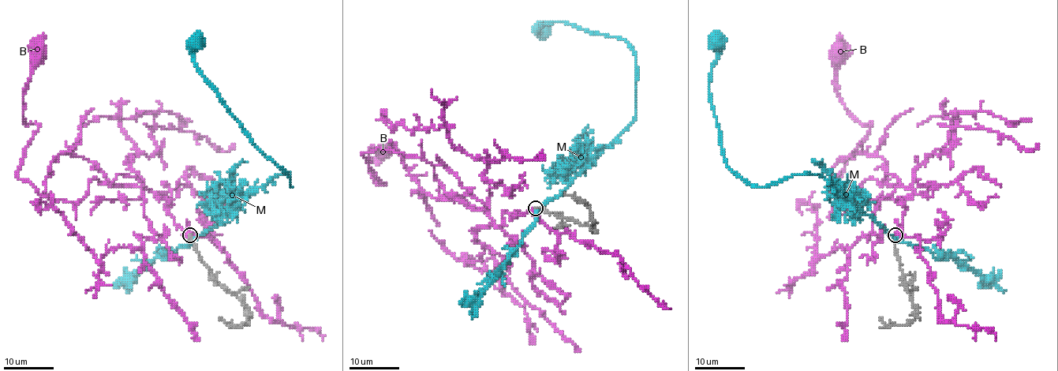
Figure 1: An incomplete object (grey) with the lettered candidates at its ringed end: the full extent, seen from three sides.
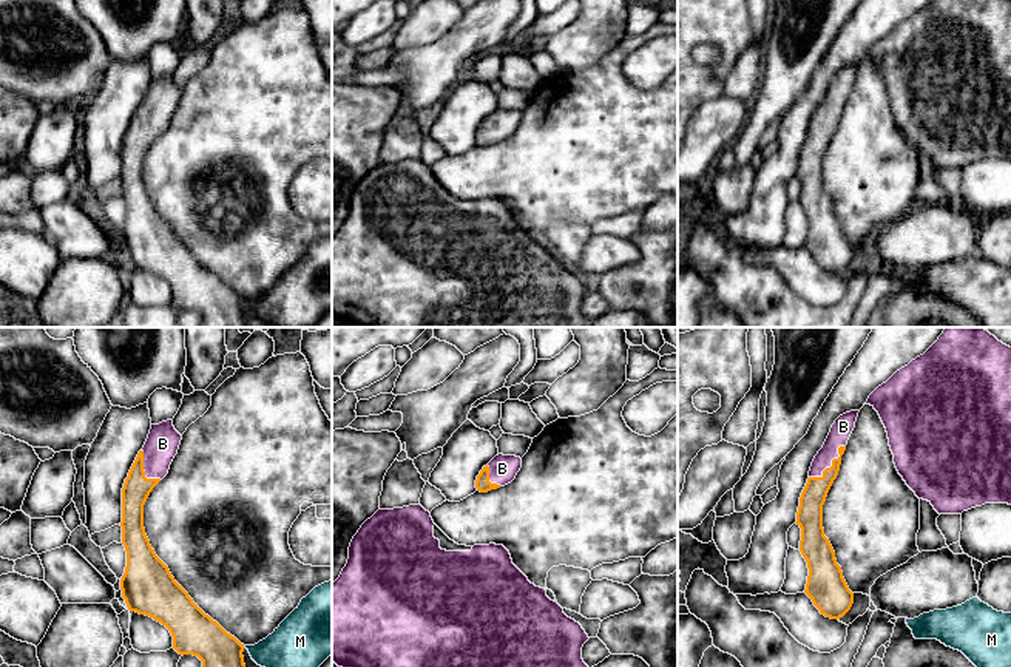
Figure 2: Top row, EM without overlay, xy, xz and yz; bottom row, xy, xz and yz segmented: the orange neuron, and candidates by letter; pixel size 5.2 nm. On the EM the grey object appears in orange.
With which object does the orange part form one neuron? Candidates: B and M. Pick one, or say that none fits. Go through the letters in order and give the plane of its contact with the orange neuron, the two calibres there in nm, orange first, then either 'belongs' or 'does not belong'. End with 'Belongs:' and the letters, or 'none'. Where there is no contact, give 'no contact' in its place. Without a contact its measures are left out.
B: contact in yz; calibres 130 and 110 nm; belongs
M: no contact; does not belong
Belongs: B

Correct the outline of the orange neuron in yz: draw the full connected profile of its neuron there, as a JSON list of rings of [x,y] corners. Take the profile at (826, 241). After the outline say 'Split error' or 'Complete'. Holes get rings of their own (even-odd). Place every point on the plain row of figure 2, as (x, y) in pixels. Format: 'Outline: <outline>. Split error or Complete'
Outline: [[[846,66],[832,79],[823,102],[812,116],[795,176],[801,182],[800,205],[809,222],[804,247],[820,267],[830,273],[840,273],[850,264],[854,247],[849,244],[841,221],[837,218],[835,205],[824,190],[823,159],[838,130],[841,110],[855,82],[858,66]]]. Split error

